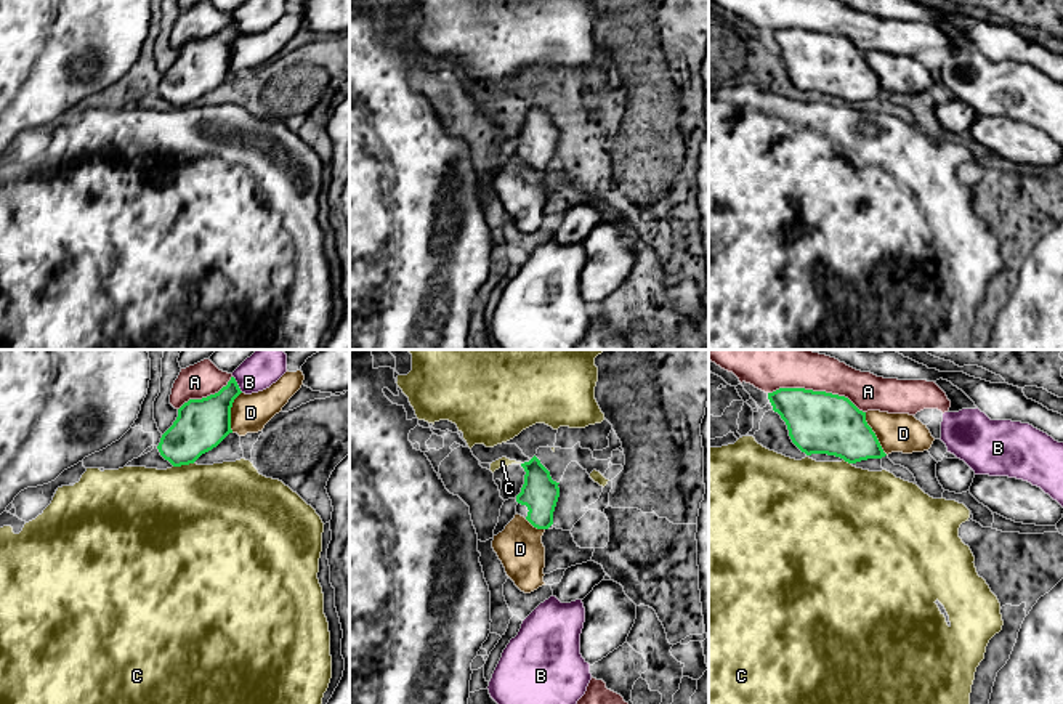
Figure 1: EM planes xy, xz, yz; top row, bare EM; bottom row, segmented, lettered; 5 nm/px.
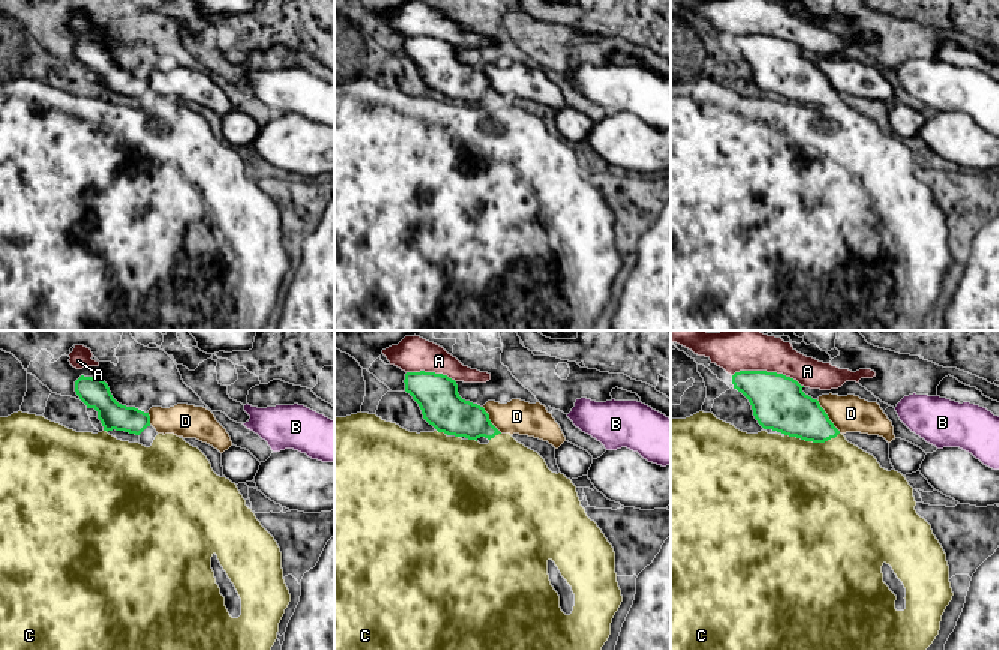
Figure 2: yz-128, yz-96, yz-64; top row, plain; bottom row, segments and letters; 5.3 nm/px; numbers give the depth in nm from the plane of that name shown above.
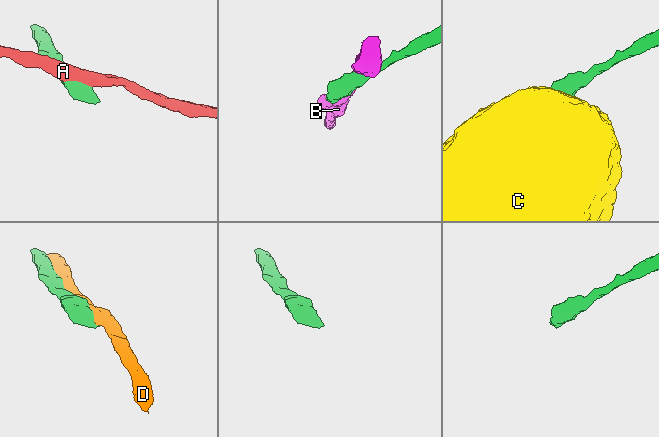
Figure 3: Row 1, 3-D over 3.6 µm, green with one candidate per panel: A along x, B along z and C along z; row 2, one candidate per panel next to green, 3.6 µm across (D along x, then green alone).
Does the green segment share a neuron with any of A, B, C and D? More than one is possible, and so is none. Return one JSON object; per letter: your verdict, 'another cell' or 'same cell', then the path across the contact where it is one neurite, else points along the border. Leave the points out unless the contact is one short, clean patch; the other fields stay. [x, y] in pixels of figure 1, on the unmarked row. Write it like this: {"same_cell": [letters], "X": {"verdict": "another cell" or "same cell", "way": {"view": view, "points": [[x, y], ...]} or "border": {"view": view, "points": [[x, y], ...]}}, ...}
{"same_cell": ["C"], "A": {"verdict": "another cell"}, "B": {"verdict": "another cell"}, "C": {"verdict": "same cell"}, "D": {"verdict": "another cell"}}

